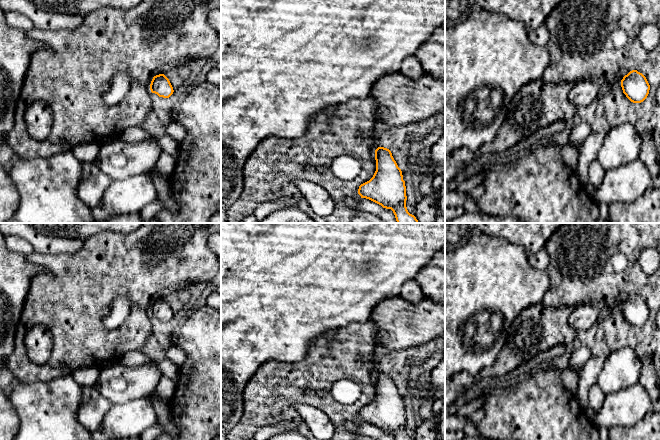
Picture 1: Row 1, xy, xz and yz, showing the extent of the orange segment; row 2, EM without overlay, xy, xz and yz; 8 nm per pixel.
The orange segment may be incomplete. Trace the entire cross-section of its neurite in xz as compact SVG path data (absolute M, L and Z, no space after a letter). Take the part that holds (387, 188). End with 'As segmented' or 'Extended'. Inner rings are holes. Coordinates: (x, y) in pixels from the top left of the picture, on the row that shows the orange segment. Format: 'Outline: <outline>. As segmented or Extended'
Outline: M375 132L370 141L375 150L376 171L373 177L361 184L358 194L383 208L391 209L397 223L419 223L406 207L406 186L401 169L394 160L389 149L380 147Z. Extended

